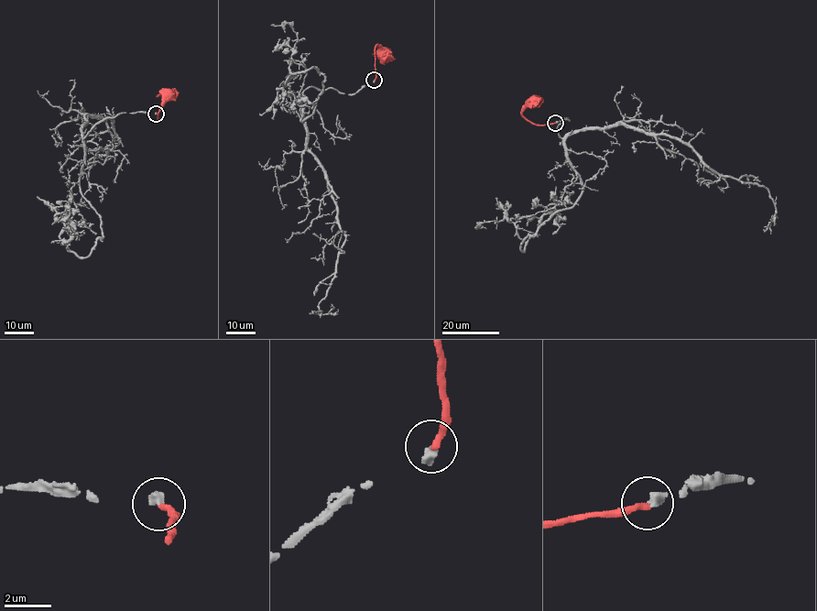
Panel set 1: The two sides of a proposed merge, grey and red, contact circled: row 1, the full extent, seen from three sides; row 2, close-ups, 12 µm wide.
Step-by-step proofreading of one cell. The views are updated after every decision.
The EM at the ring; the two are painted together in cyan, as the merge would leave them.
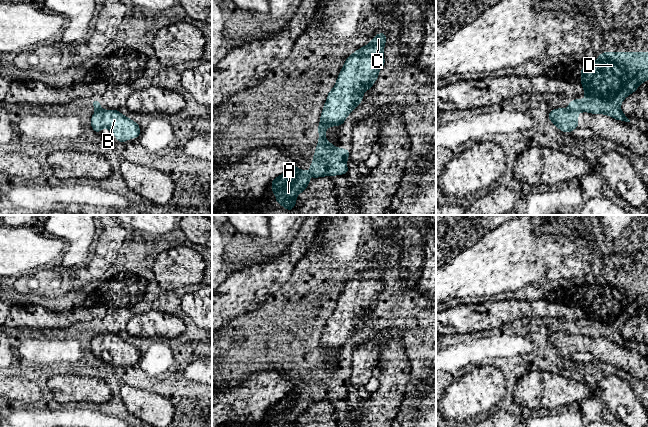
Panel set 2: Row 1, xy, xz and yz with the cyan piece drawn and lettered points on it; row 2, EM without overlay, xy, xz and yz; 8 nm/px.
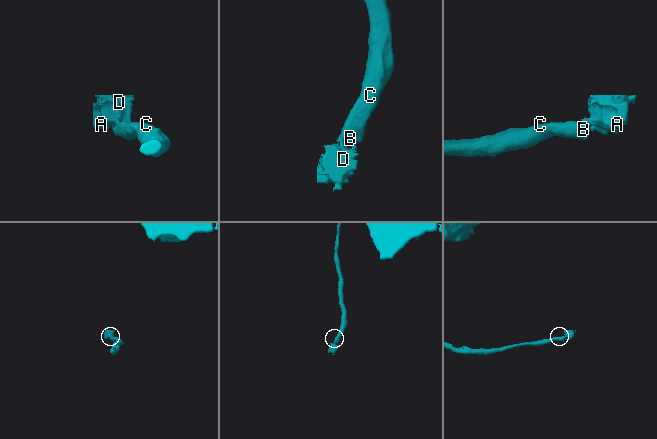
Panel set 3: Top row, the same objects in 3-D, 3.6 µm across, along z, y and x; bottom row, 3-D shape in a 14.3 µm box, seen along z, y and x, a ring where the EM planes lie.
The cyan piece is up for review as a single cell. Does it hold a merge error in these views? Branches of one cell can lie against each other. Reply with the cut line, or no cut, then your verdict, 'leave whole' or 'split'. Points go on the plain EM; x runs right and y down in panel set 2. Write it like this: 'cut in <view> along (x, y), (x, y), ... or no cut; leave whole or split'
cut in yz along (568, 333), (577, 336); split

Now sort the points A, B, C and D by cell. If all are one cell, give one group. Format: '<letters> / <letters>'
A D / B C

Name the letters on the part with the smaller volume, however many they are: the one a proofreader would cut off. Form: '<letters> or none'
A, D

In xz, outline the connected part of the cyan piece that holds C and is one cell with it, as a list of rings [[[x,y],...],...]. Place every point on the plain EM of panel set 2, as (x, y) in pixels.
[[[385,256],[379,257],[369,268],[346,283],[334,312],[327,318],[320,348],[328,352],[340,350],[362,326],[363,317],[370,314],[385,288],[383,282],[385,267]]]

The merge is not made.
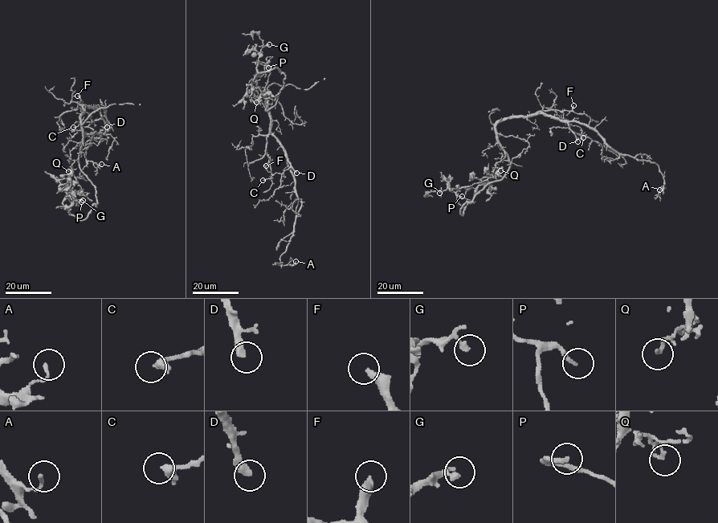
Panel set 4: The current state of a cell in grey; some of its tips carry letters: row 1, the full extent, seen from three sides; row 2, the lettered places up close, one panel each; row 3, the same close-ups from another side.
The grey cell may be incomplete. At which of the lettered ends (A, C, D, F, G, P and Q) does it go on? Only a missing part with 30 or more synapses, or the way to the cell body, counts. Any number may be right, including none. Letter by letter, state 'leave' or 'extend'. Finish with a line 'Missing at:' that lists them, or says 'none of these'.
A: leave
C: leave
D: extend
F: extend
G: leave
P: extend
Q: leave
Missing at: D, F, P

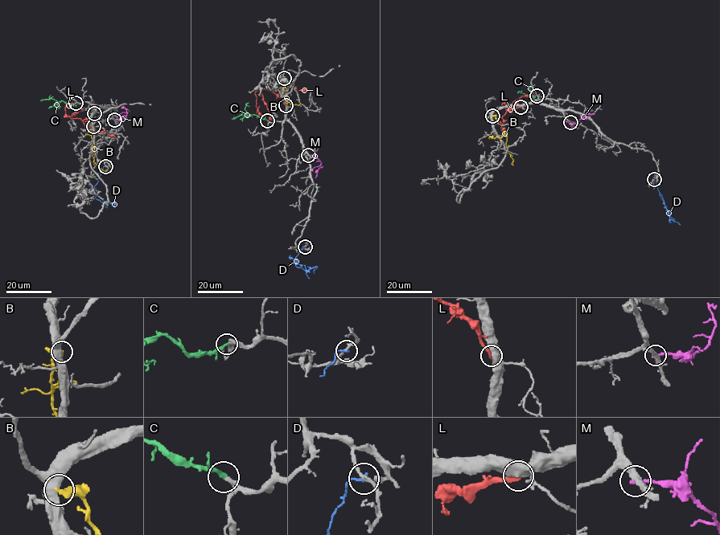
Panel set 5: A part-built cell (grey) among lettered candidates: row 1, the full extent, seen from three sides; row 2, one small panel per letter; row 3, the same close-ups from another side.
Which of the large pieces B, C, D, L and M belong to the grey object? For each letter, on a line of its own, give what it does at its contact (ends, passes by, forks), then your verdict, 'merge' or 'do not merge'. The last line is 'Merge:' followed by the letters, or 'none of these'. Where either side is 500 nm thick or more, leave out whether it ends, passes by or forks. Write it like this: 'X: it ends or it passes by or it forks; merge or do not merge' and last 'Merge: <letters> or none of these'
B: do not merge
C: it ends; merge
D: it ends; do not merge
L: do not merge
M: it ends; do not merge
Merge: C

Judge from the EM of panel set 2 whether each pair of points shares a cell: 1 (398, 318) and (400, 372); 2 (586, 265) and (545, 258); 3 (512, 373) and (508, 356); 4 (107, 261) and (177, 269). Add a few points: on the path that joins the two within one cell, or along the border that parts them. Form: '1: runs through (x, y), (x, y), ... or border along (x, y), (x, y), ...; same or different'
1: border along (376, 333), (385, 336), (399, 335), (408, 357); different
2: runs through (572, 279), (552, 279), (545, 272); same
3: runs through (509, 369), (508, 360); same
4: border along (158, 254), (153, 263), (152, 272), (161, 288); different

